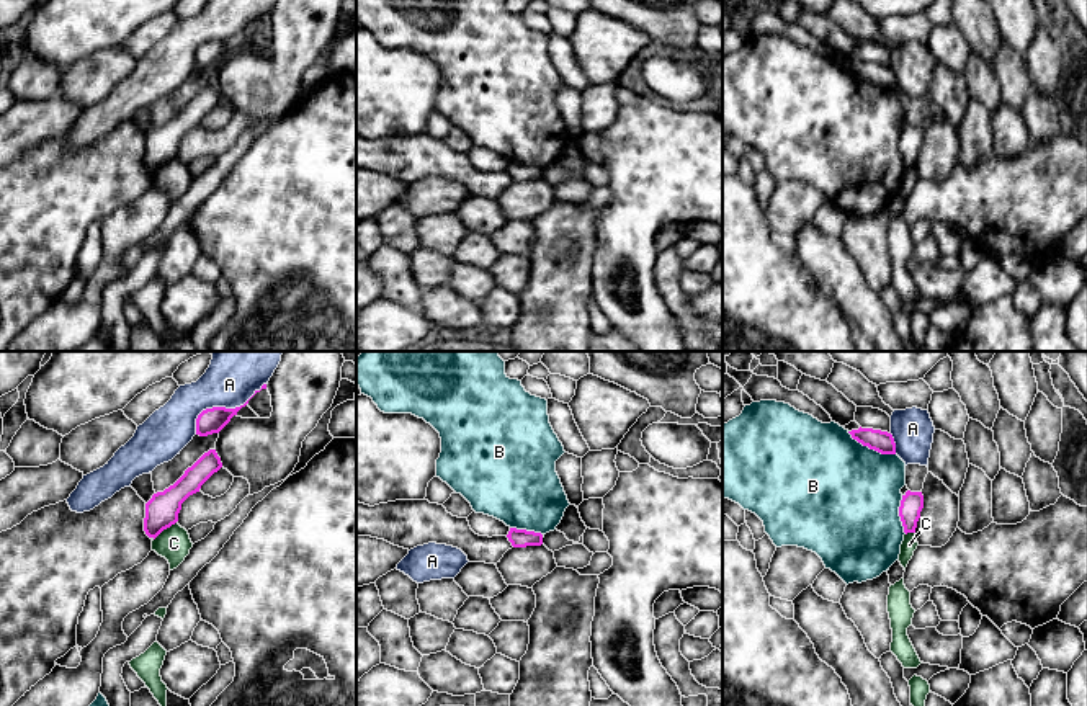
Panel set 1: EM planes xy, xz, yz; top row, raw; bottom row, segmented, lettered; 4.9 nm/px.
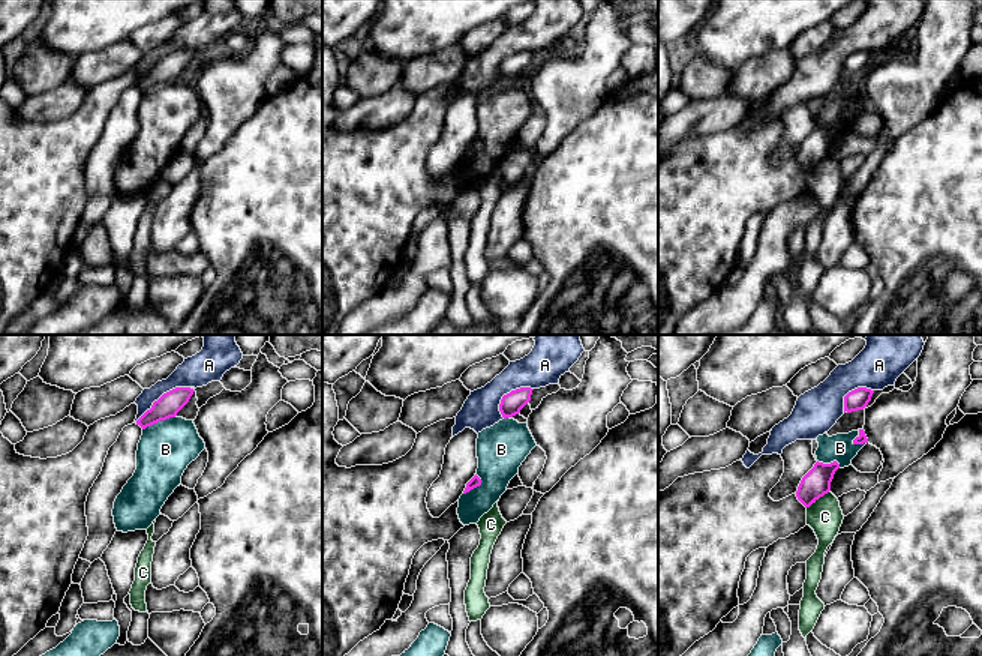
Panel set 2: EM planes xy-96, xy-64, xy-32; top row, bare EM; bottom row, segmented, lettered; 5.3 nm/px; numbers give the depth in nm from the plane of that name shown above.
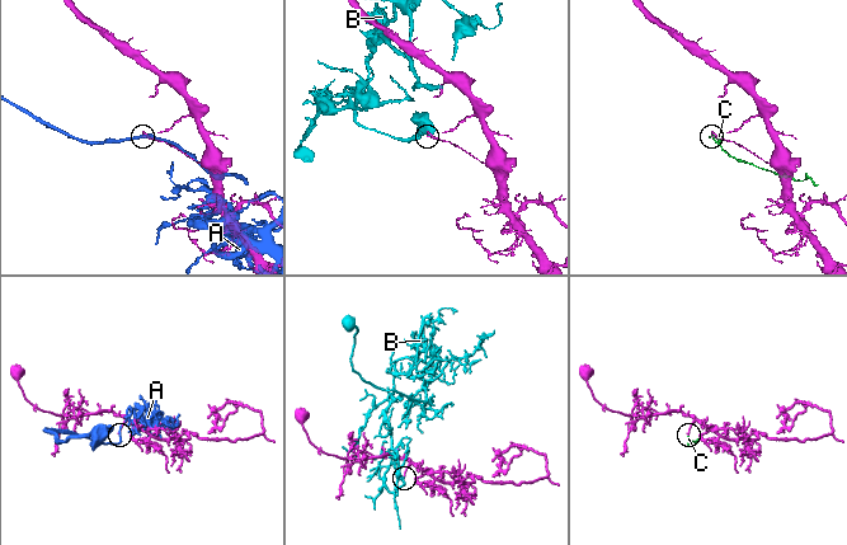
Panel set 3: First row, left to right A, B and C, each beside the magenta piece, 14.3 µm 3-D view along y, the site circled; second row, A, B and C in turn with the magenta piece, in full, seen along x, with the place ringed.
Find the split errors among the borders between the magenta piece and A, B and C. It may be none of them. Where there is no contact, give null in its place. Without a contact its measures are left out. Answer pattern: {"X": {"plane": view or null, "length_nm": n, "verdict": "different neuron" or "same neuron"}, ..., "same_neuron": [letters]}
{"A": {"plane": "xy", "length_nm": 440, "verdict": "different neuron"}, "B": {"plane": "yz", "length_nm": 260, "verdict": "different neuron"}, "C": {"plane": "xy", "length_nm": 140, "verdict": "different neuron"}, "same_neuron": []}

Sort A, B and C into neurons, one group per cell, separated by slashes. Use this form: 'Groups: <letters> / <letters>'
Groups: A / B / C

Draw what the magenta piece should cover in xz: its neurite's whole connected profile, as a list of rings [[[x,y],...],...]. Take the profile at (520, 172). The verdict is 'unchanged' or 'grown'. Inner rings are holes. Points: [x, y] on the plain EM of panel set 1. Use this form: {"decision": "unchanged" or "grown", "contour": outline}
{"decision": "unchanged", "contour": [[[510,162],[507,172],[513,181],[526,181],[526,180],[541,180],[543,178],[541,167],[526,165],[526,163]]]}

